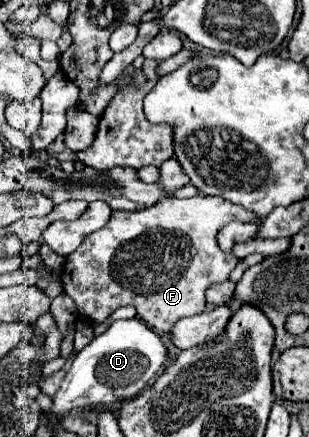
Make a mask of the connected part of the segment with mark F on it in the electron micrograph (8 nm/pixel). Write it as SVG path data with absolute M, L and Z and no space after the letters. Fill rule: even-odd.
M193 196L187 200L179 198L163 198L155 206L139 210L139 212L113 212L111 220L89 234L83 244L67 256L61 284L63 292L71 296L79 308L79 314L101 324L105 322L117 308L133 306L137 316L155 328L155 332L165 334L173 330L177 320L193 314L201 314L205 310L205 290L213 284L221 284L229 278L229 272L219 270L219 252L217 252L217 234L229 222L261 222L253 212L231 204L221 196Z

